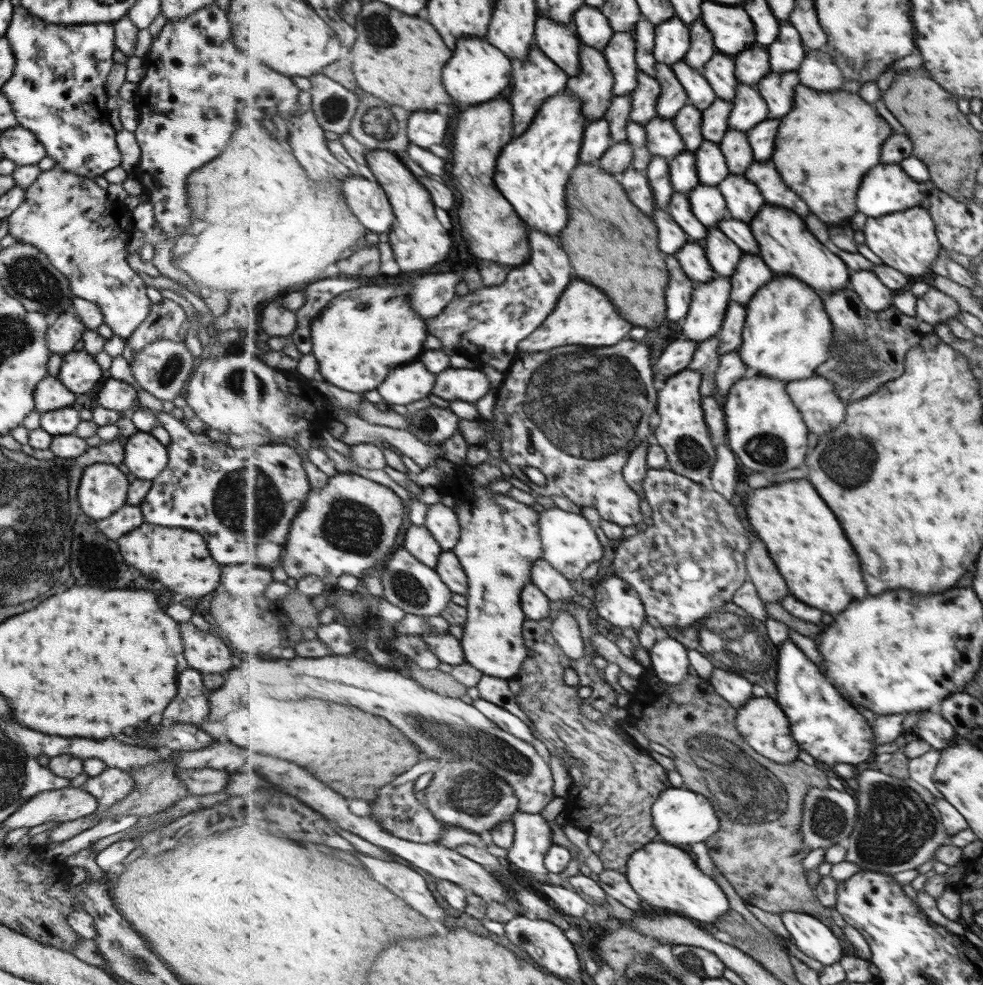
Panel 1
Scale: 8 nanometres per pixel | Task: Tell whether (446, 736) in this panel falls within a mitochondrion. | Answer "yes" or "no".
yes

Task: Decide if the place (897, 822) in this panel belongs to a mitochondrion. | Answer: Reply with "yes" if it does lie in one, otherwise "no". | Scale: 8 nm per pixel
yes

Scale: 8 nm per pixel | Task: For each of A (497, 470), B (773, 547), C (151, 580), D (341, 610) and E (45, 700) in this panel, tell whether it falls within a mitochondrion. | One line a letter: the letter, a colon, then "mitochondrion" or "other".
A: other
B: other
C: other
D: other
E: other

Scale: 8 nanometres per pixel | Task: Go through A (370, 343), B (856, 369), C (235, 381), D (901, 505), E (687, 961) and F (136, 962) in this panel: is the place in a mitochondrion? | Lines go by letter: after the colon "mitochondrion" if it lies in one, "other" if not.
A: other
B: mitochondrion
C: mitochondrion
D: other
E: mitochondrion
F: mitochondrion

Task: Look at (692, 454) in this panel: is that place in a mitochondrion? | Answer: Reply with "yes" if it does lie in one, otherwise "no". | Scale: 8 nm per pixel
yes

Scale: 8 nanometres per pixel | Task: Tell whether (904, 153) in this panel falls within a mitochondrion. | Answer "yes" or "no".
no

